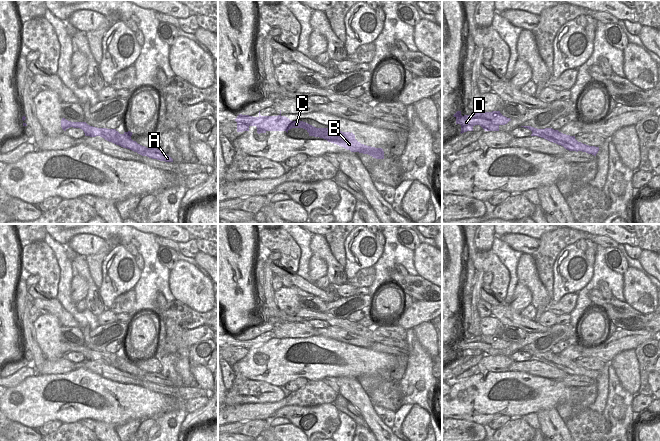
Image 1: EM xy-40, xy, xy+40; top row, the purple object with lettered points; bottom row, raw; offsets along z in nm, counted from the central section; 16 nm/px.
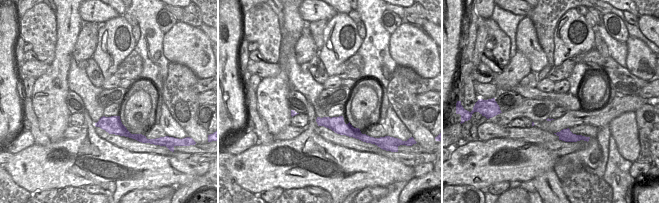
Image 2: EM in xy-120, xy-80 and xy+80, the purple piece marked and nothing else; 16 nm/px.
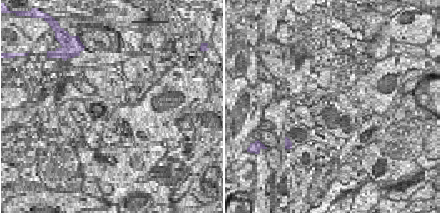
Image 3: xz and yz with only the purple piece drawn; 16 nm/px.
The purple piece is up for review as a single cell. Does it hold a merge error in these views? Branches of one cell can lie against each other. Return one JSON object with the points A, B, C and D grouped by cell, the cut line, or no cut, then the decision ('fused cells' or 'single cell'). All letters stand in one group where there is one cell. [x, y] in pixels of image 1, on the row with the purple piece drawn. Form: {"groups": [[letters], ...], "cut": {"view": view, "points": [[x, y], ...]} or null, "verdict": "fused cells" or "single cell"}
{"groups": [["A", "B"], ["C", "D"]], "cut": {"view": "xy-40", "points": [[88, 125], [85, 135]]}, "verdict": "fused cells"}

